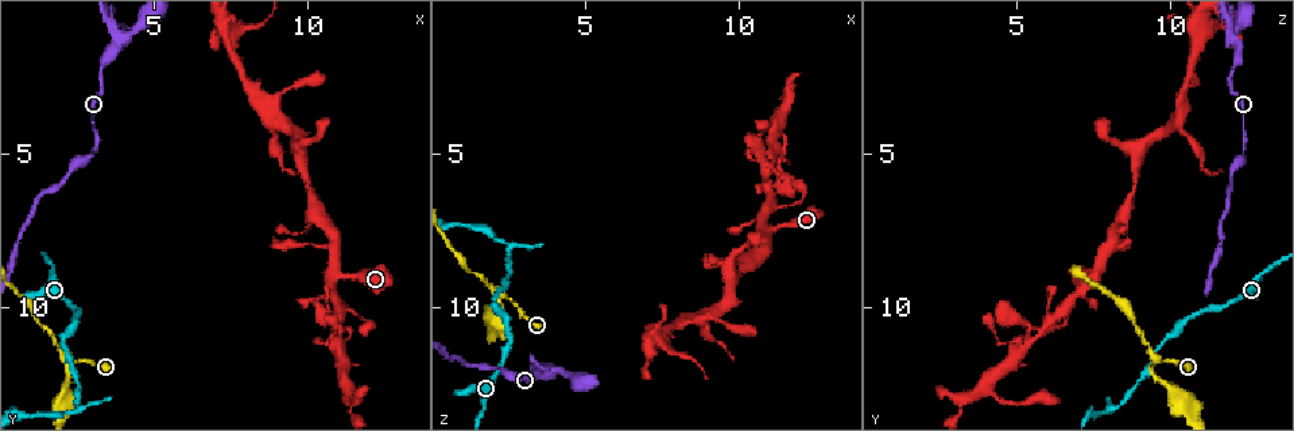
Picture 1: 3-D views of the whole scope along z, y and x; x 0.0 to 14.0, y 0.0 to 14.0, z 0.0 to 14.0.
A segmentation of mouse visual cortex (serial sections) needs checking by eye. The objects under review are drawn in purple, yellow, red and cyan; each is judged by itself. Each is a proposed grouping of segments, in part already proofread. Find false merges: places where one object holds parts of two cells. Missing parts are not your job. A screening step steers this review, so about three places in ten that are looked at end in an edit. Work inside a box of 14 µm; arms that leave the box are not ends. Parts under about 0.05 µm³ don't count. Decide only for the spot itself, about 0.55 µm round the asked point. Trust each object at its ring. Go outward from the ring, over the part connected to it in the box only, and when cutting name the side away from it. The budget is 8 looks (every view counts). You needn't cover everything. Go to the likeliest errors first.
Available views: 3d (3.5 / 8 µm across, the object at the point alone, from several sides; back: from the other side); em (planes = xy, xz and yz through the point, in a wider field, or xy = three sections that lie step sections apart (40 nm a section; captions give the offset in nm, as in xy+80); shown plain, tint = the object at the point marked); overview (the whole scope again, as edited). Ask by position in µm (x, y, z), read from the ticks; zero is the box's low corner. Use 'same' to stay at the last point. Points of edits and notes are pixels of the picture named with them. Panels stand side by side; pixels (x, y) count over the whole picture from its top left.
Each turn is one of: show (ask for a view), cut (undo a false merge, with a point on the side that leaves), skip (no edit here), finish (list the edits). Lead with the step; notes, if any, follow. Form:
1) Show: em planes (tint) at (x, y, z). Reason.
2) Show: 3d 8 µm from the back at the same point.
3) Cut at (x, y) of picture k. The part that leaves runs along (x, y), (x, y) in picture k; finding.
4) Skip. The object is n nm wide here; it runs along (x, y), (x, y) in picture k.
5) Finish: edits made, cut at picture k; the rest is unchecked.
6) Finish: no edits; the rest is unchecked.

Show: 3d 3.5 µm from the back at (10.9, 11.1, 5.4). Narrows sharply.

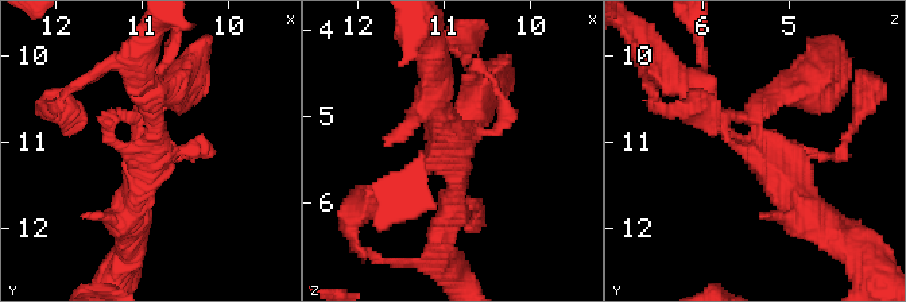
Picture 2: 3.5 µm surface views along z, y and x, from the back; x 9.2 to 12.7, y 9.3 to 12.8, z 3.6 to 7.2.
Show: em xy step 5 (plain) at (10.90, 11.05, 5.45).

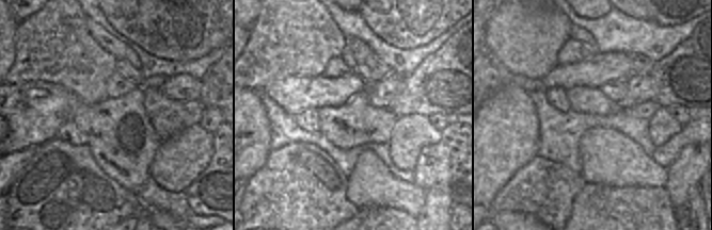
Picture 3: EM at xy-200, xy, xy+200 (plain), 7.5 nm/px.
Show: em xy step 5 (tint) at the same point. With the object marked.

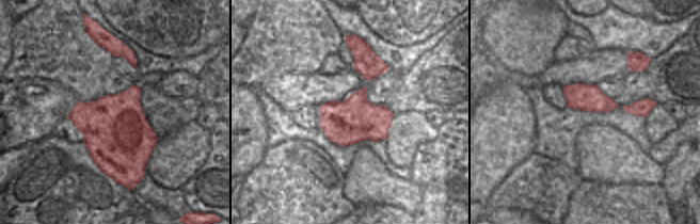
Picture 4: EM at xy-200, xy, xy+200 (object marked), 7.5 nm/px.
Skip. The object is 340 nm wide here; it runs along (688, 85), (812, 213) in picture 2; all the same cell.

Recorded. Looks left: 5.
Show: 3d 8 µm at (2.6, 13.4, 8.0). Sharp bend.

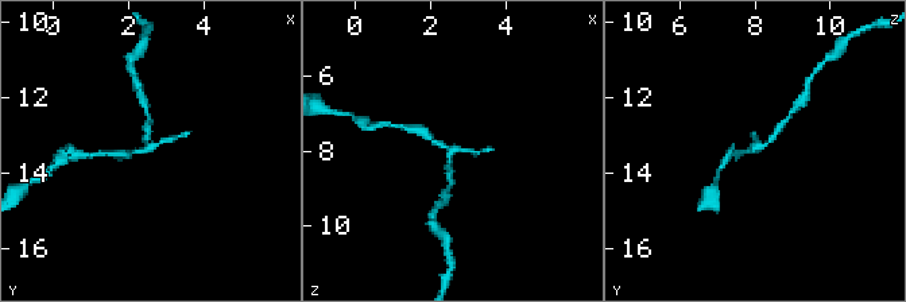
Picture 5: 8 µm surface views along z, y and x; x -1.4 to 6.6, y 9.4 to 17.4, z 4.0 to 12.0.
Show: em xy step 3 (tint) at (2.5, 13.3, 8.0).

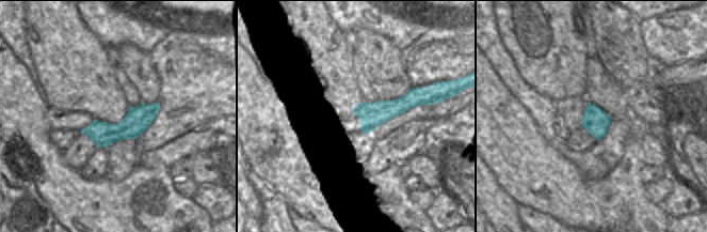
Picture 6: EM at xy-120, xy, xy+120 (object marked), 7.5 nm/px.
Cut at (127, 154) of picture 5. The part that leaves runs along (151, 146), (122, 155), (103, 153) in picture 5; a second cell is stuck on.

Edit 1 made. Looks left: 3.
Show: 3d 3.5 µm from the back at (3.9, 1.4, 12.0).

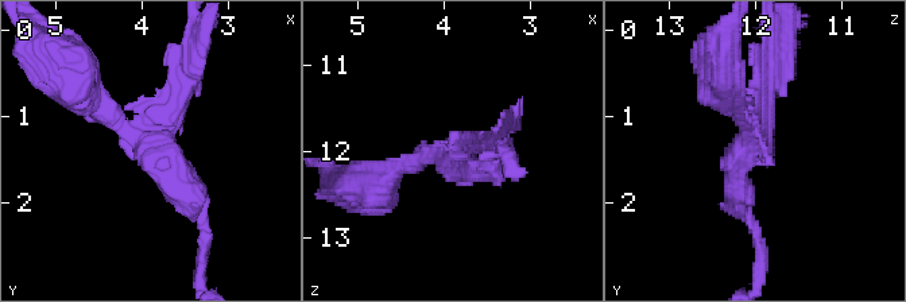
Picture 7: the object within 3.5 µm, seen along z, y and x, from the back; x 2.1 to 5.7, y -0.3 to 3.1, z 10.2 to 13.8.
Show: em xy step 2 (tint) at (3.90, 1.35, 12.05). 3 arms meet here; the arms are 200, 250, 300 nm wide; now the EM.

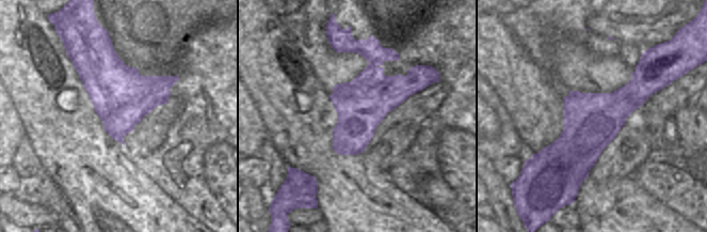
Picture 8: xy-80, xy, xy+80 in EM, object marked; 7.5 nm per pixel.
Show: em xy step 5 (tint) at the same point. Cut it another way.

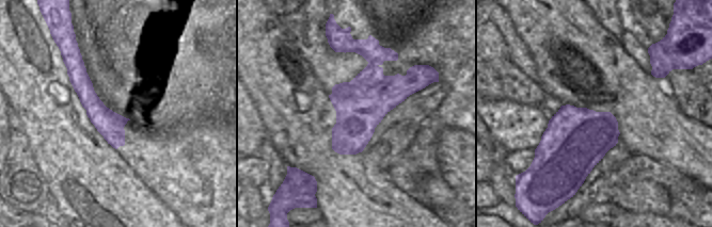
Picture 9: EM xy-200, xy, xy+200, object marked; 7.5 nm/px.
Cut at (757, 68) of picture 7. A second cell is stuck on.

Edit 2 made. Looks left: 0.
Finish: edits made, cut at picture 5, cut at picture 7; the rest is unchecked.

